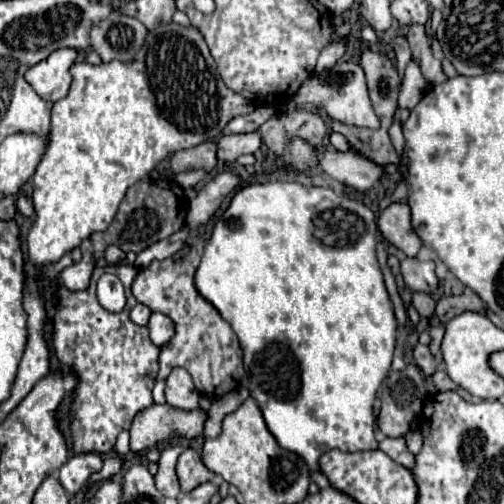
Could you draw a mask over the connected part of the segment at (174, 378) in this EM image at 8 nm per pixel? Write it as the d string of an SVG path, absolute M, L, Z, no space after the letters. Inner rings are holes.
M176 367L168 377L166 377L166 403L176 409L196 409L198 407L198 393L194 389L192 377L186 369Z

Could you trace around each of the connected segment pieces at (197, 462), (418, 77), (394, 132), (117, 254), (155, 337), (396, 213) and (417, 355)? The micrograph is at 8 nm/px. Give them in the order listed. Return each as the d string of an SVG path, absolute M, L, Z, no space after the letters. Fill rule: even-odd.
M194 449L182 451L182 455L178 457L178 463L176 463L176 473L180 479L182 493L188 493L194 487L214 479L214 473L210 469L206 469L206 465L200 459L200 453Z
M412 60L407 64L402 84L398 108L412 110L422 99L427 84L420 68Z
M393 122L389 129L389 135L397 153L399 155L404 155L405 139L402 131L402 125L398 122Z
M114 245L106 247L106 251L104 251L104 257L106 257L106 261L108 261L110 265L118 265L118 263L124 263L124 261L126 261L126 255L124 255L124 251L120 251L120 249L118 249L118 247L114 247Z
M152 313L148 329L150 329L152 343L158 345L158 347L166 345L172 339L172 335L174 335L174 323L164 313Z
M390 203L378 217L378 229L386 241L396 245L408 257L416 257L422 247L420 237L410 225L410 207L406 203Z
M416 347L416 349L414 349L414 359L416 359L416 365L424 371L426 377L430 377L430 375L434 373L436 363L434 363L428 347Z

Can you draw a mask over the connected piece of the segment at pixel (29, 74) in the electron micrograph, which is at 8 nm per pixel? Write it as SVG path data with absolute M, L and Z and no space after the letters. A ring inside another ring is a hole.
M70 47L56 49L50 53L44 61L38 65L30 67L26 71L26 81L32 85L32 89L46 101L58 101L66 97L72 75L70 75L70 65L76 61L76 51Z

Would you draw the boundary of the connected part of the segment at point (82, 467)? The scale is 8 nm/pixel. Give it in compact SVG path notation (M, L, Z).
M82 453L82 455L72 455L58 471L58 479L62 487L68 491L68 495L78 493L78 489L84 487L88 477L102 469L102 457L98 453Z

